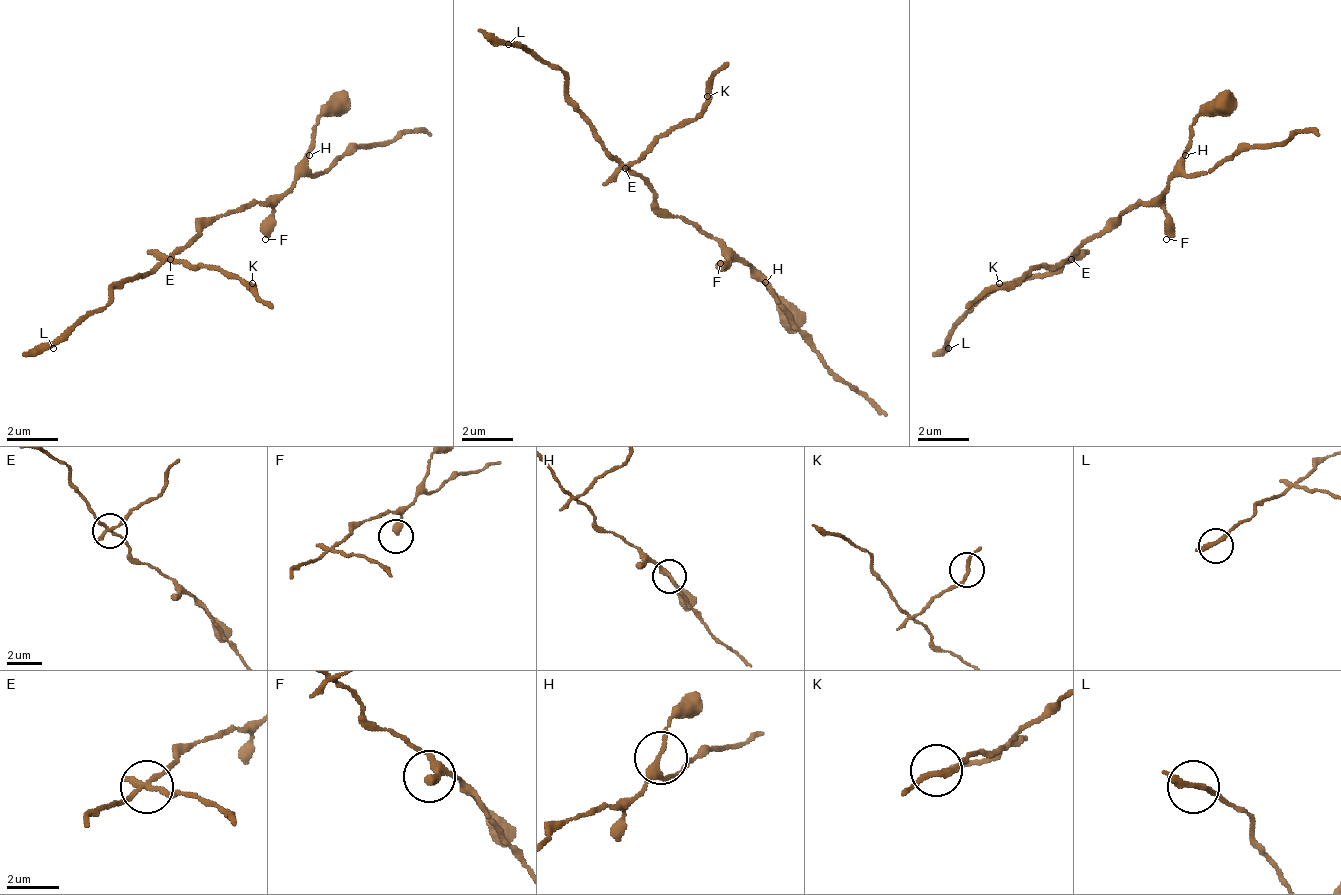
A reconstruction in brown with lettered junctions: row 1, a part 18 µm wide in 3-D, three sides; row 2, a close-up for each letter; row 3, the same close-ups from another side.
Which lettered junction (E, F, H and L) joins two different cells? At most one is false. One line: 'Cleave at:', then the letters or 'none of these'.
Cleave at: E

